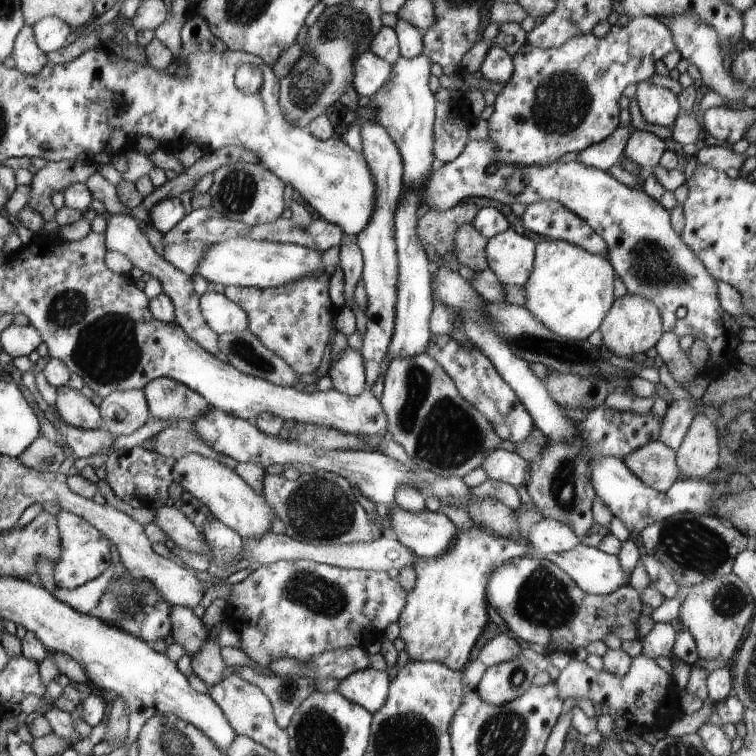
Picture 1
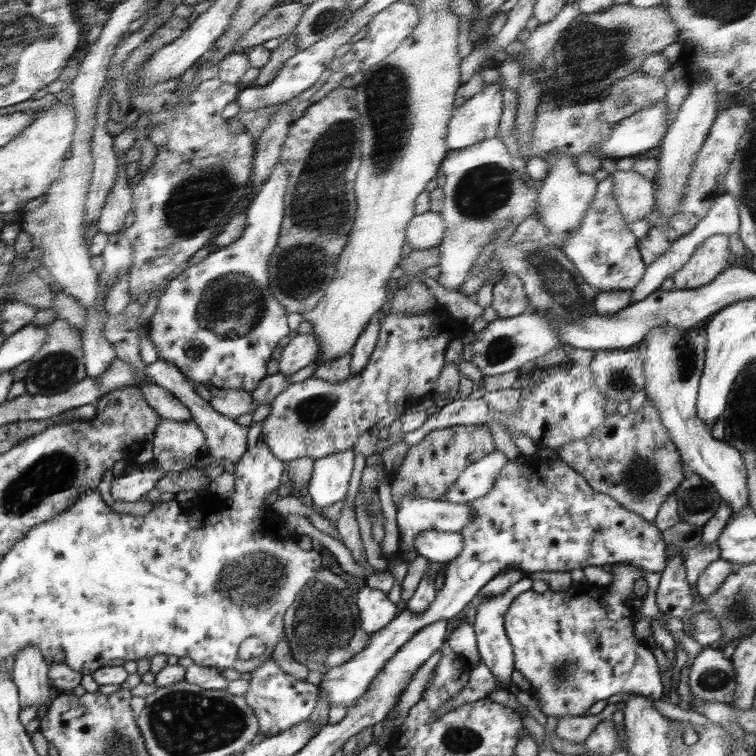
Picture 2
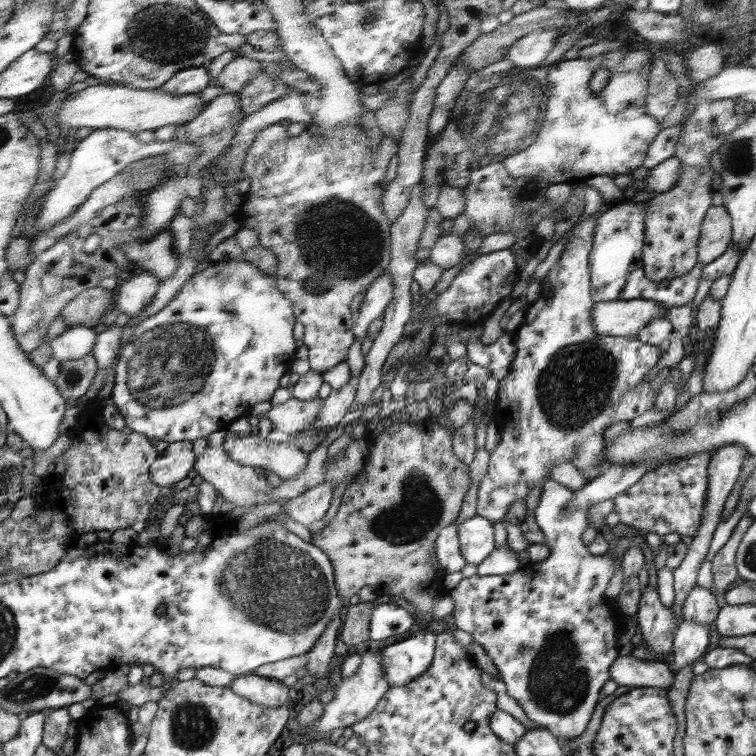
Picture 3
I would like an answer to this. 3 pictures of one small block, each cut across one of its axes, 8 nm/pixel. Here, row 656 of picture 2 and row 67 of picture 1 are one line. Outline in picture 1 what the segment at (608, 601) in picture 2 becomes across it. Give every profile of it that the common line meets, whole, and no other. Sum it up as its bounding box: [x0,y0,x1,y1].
[488,16,676,172]

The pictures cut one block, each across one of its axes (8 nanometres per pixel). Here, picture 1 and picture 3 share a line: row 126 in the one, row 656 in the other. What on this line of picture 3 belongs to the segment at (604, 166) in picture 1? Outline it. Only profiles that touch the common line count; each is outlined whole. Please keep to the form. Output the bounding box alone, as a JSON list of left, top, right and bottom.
[611,654,674,687]

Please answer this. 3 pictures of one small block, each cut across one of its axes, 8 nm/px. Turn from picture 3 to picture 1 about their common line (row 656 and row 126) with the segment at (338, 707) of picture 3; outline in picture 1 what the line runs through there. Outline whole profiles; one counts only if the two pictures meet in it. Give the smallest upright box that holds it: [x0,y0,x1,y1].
[356,121,403,388]

